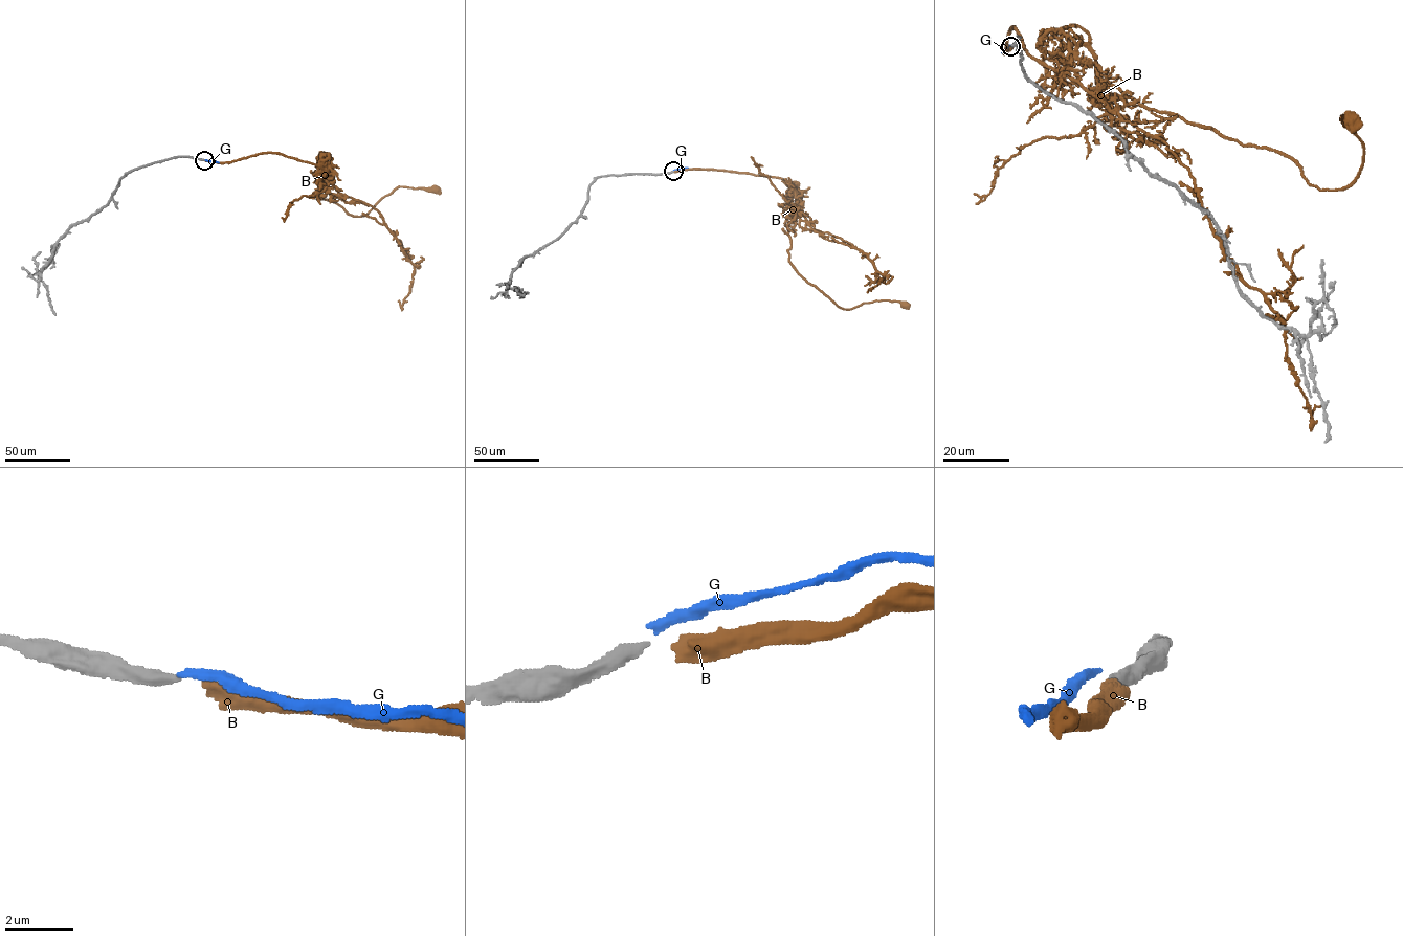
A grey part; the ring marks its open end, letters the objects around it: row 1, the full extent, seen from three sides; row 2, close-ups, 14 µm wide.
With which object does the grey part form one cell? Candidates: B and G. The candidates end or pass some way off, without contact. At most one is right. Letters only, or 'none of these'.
B

